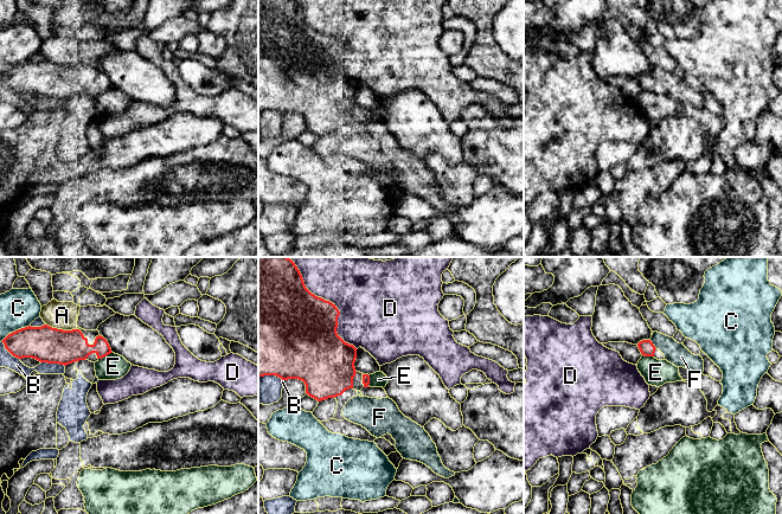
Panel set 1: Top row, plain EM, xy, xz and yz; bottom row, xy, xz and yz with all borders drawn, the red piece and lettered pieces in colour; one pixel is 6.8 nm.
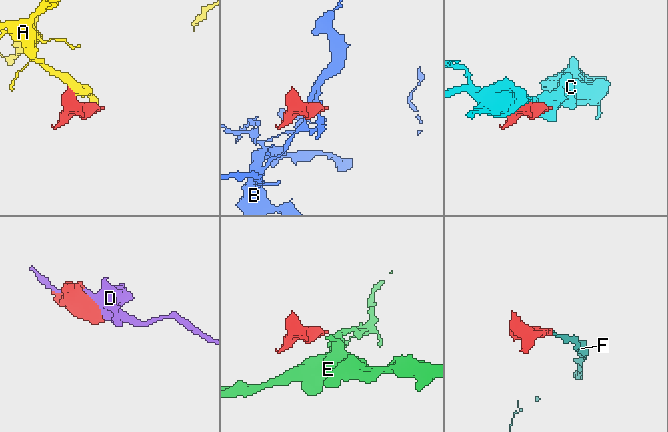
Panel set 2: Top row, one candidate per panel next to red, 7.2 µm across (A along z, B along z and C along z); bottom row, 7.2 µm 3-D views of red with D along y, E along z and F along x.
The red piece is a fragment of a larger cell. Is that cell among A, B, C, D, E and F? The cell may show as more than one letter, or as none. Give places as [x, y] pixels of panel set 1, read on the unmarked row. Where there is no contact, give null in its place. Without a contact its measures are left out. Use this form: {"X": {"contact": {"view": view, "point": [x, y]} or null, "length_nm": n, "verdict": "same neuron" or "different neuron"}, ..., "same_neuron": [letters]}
{"A": {"contact": {"view": "xy", "point": [61, 64]}, "length_nm": 200, "verdict": "different neuron"}, "B": {"contact": {"view": "xy", "point": [53, 97]}, "length_nm": 160, "verdict": "different neuron"}, "C": {"contact": {"view": "xy", "point": [15, 65]}, "length_nm": 240, "verdict": "different neuron"}, "D": {"contact": {"view": "xz", "point": [333, 39]}, "length_nm": 700, "verdict": "different neuron"}, "E": {"contact": {"view": "xy", "point": [104, 90]}, "length_nm": 110, "verdict": "different neuron"}, "F": {"contact": {"view": "yz", "point": [653, 79]}, "length_nm": 80, "verdict": "same neuron"}, "same_neuron": ["F"]}

